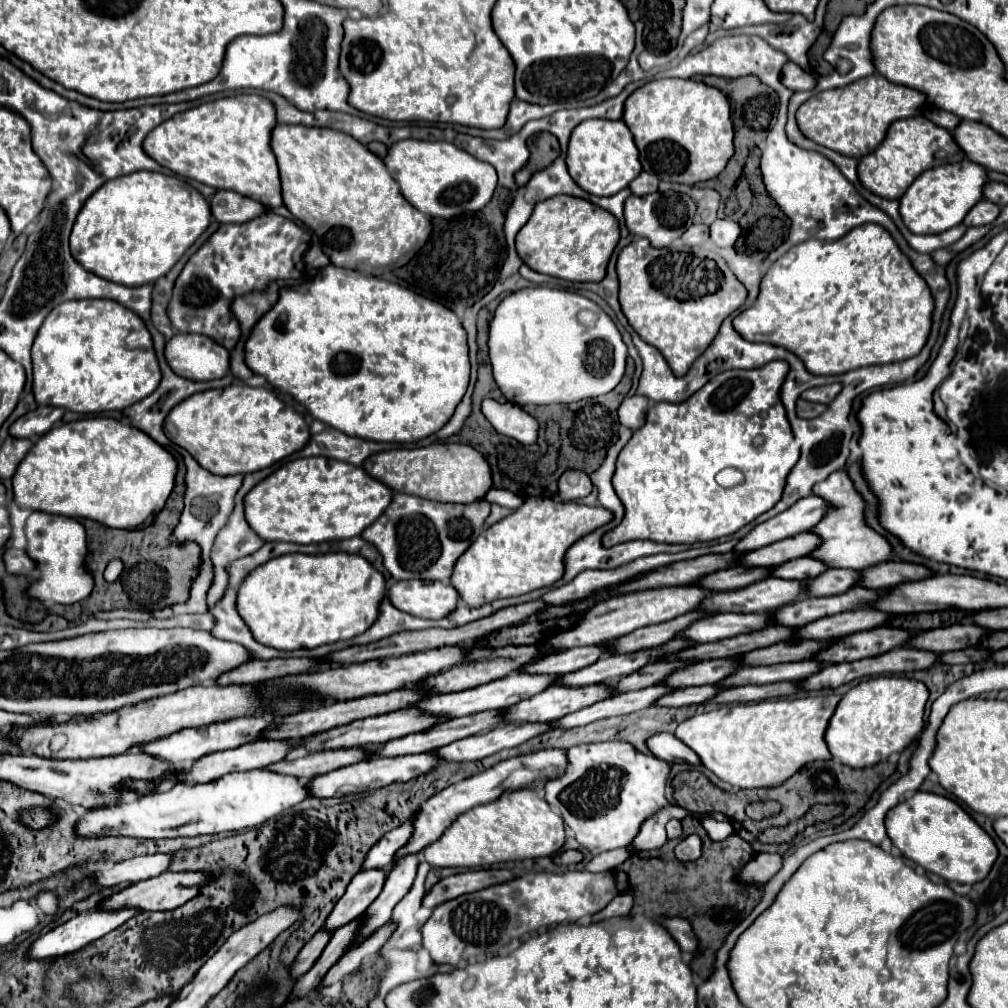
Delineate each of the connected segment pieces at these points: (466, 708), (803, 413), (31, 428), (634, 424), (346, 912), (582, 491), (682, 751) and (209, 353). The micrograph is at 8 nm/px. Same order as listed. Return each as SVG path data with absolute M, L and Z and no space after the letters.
M515 673L515 675L507 675L507 679L497 679L473 689L465 689L465 691L457 691L457 693L443 693L443 695L433 695L421 703L417 703L415 707L433 713L433 715L447 715L447 717L463 717L463 715L473 715L479 711L487 711L487 709L499 709L499 707L511 707L519 701L525 701L541 691L545 691L547 687L551 687L551 683L555 683L559 675L543 675L543 673Z
M805 399L797 401L797 415L803 417L803 419L819 417L825 409L827 409L827 405L821 405L821 403L811 403L811 401L805 401Z
M39 405L35 411L29 411L27 415L23 415L21 419L17 419L11 425L11 435L15 437L27 437L27 439L37 439L41 435L45 435L61 417L63 417L65 409L61 407L47 407L47 405Z
M641 395L627 397L627 399L621 403L619 411L617 411L617 413L619 413L619 421L621 421L625 427L637 431L637 429L643 427L643 423L645 423L647 403L649 403L647 397L641 397Z
M363 869L359 875L355 875L345 891L345 895L335 905L335 911L329 915L325 927L335 931L337 927L343 927L347 919L355 919L359 911L367 911L367 907L379 897L383 885L387 879L385 869Z
M567 469L559 477L559 493L555 495L555 499L557 501L583 499L591 493L591 489L593 489L593 483L591 483L587 473L579 471L579 469Z
M671 733L653 735L647 743L649 743L651 753L659 759L665 759L669 763L689 763L689 765L695 765L695 767L701 765L699 755Z
M177 333L167 341L165 357L171 369L185 379L211 381L229 373L229 351L207 335Z

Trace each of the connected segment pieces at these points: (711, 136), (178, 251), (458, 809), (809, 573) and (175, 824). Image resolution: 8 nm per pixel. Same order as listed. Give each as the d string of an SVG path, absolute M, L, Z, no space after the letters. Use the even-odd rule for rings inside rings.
M657 79L625 101L623 121L635 137L641 165L663 181L695 185L717 177L733 155L733 123L727 97L693 79Z
M155 171L111 179L95 191L77 215L71 253L91 273L121 285L155 283L211 223L207 199L189 183Z
M543 749L543 751L535 751L535 753L529 753L529 755L517 755L517 757L511 757L511 759L505 759L501 761L499 765L493 765L491 769L483 771L483 773L477 773L473 777L469 777L469 781L459 781L443 791L439 791L439 795L433 795L431 799L427 799L419 813L417 813L417 819L413 823L415 831L413 831L413 837L409 839L407 847L403 847L403 851L399 855L407 855L407 853L419 853L421 849L425 849L429 843L435 843L443 831L455 821L457 815L469 811L471 807L477 807L477 805L483 805L483 803L491 803L491 801L497 801L503 793L507 793L509 789L503 787L505 779L515 771L515 769L521 769L521 767L529 767L529 769L545 769L549 765L557 765L561 771L567 767L567 751L565 749Z
M807 557L779 565L779 571L775 571L775 575L779 575L781 579L811 579L819 573L825 573L827 569L829 567L825 567L821 561Z
M265 769L227 773L209 783L177 783L169 791L155 791L135 799L125 799L115 807L87 811L79 825L79 835L129 835L129 837L195 837L257 827L271 817L291 809L311 797L305 781Z

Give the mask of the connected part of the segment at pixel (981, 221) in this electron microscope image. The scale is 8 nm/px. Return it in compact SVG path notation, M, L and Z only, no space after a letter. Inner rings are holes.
M983 199L983 201L979 201L979 203L967 213L967 217L965 217L963 223L965 223L967 227L989 225L989 223L993 223L993 221L999 217L999 213L1001 213L1001 207L999 207L999 205L995 205L995 203L991 203L991 201Z

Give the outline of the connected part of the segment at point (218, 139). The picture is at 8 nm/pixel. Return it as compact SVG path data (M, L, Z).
M235 95L235 97L223 97L211 103L203 103L195 109L173 115L173 119L161 123L159 127L155 127L155 131L151 131L151 135L147 135L143 147L149 157L153 157L159 165L171 169L177 175L195 179L215 189L237 191L274 209L283 205L279 167L271 149L271 131L275 127L277 127L275 107L267 97Z

